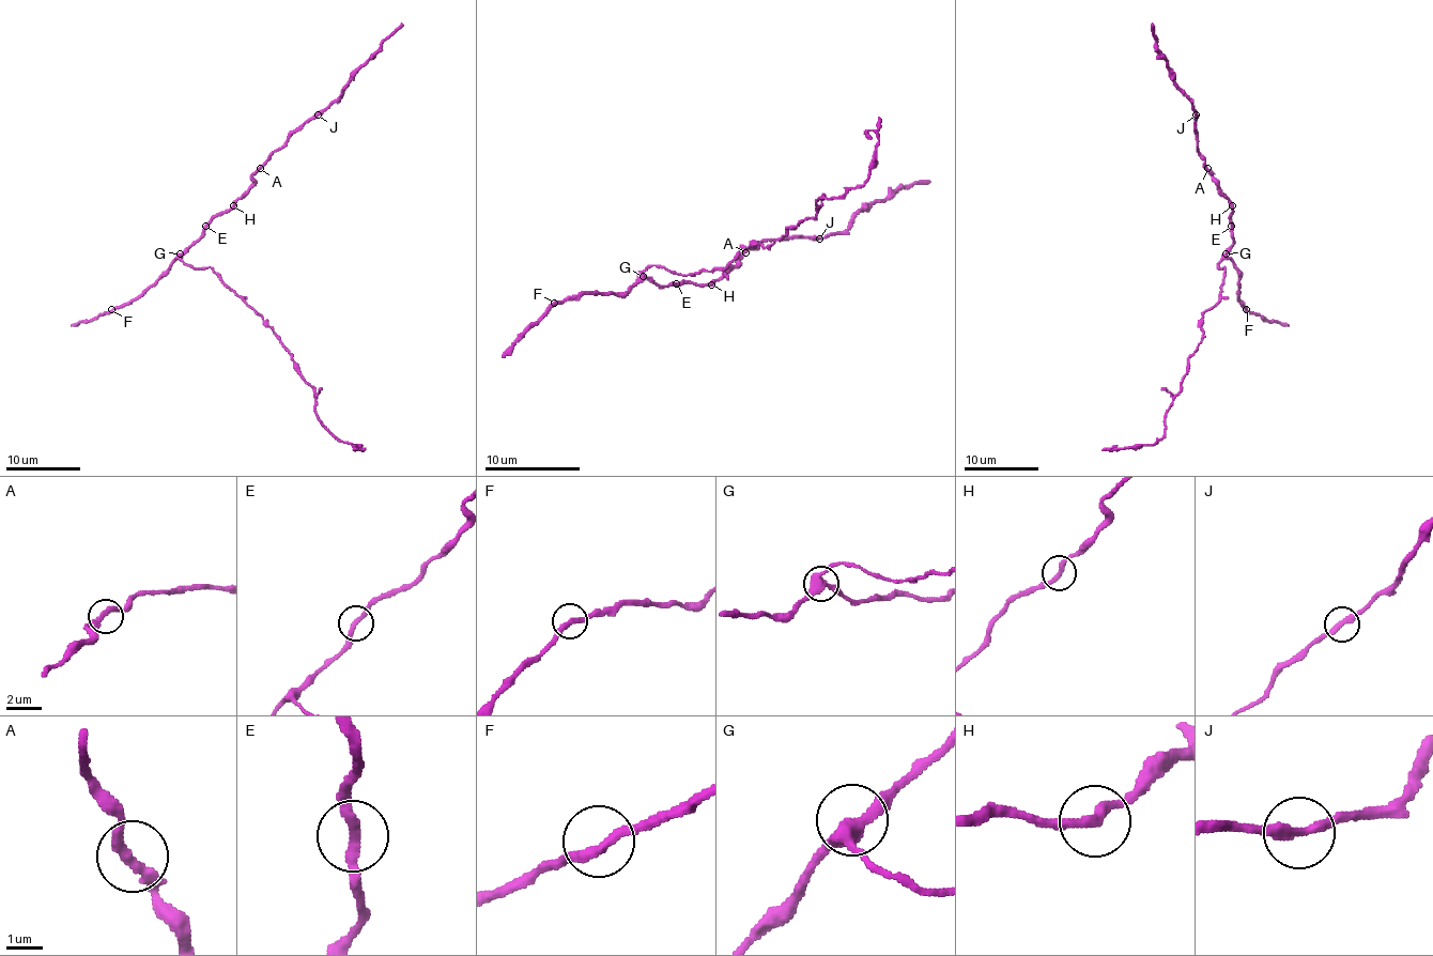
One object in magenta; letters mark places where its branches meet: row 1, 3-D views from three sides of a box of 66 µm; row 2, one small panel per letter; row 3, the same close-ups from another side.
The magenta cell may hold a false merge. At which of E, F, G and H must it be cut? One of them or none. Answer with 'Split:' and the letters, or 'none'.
Split: none

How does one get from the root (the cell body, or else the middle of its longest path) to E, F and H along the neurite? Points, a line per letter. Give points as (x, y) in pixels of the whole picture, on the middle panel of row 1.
E: (643, 272), (662, 286), (676, 283)
F: (643, 272), (643, 276), (623, 293), (583, 293), (554, 303)
H: (643, 272), (662, 286), (712, 283)

